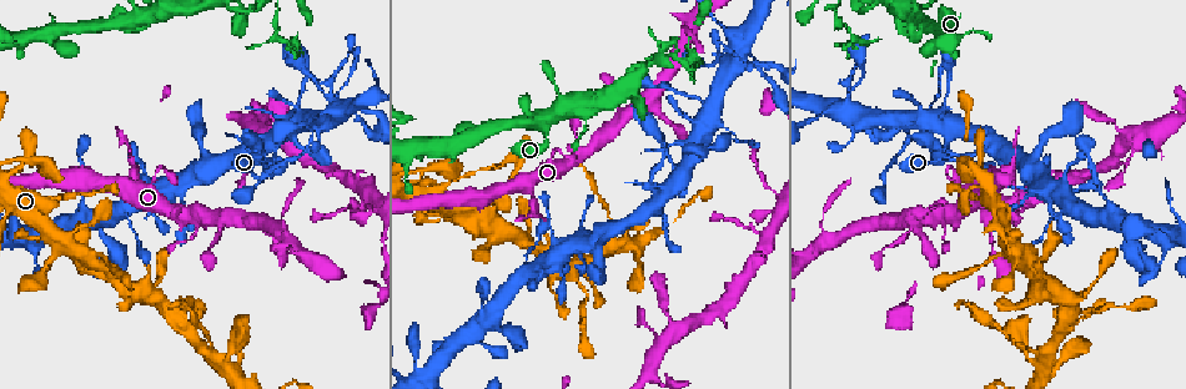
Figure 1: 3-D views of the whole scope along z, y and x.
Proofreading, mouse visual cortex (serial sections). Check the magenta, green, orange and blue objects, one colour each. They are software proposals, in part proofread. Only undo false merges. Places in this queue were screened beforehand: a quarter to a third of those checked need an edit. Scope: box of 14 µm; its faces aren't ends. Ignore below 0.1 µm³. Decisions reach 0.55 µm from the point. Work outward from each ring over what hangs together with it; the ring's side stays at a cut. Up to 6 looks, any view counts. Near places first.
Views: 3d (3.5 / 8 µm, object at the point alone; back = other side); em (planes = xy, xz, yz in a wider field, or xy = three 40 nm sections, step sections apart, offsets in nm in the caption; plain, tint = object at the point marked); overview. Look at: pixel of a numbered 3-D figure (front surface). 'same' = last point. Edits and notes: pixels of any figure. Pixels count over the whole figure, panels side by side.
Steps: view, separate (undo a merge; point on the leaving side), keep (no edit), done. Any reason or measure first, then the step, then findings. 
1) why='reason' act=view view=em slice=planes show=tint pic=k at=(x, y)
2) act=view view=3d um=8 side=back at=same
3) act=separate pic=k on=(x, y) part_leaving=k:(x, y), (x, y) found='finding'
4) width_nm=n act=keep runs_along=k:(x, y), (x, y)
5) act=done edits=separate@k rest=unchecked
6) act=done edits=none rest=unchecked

why='narrows sharply' act=view view=3d um=8 pic=1 at=(133, 179)

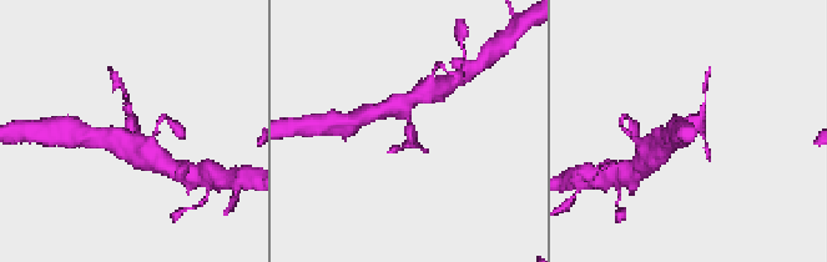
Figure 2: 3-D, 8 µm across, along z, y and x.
why='now the EM' act=view view=em slice=xy step=2 show=tint pic=2 at=(411, 123)

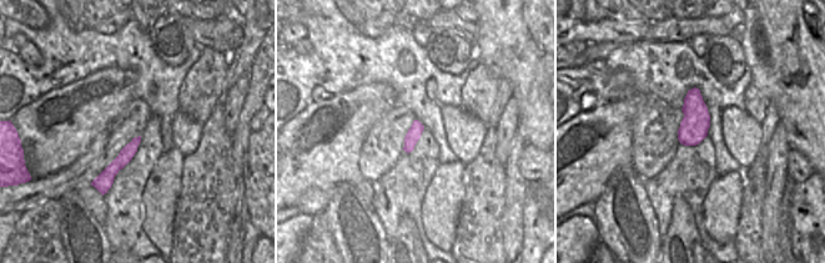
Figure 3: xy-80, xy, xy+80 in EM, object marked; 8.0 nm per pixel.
act=separate pic=2 on=(692, 117) found='a second cell is stuck on'

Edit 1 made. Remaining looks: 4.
why='narrows sharply' act=view view=3d um=3.5 pic=1 at=(677, 51)

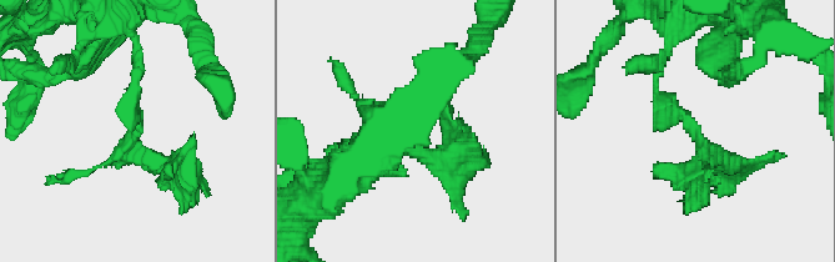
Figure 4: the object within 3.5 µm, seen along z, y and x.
act=view view=em slice=xy step=1 show=tint pic=4 at=(702, 139)

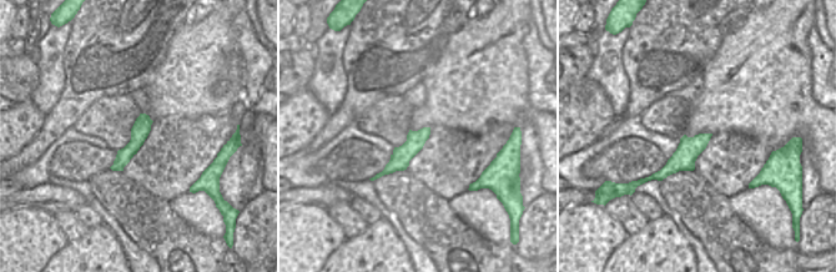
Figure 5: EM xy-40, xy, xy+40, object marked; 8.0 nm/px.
act=separate pic=4 on=(135, 152) part_leaving=4:(136, 129), (129, 147), (175, 162), (167, 179) found='a second cell is stuck on'

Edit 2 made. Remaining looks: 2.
act=done edits=separate@2,separate@4 rest=unchecked

